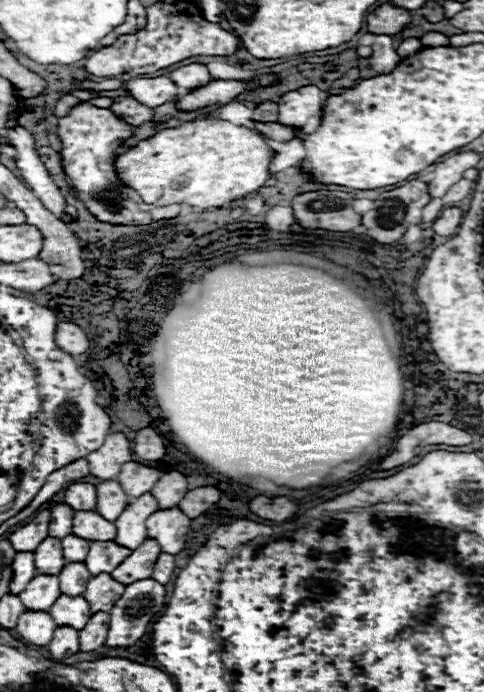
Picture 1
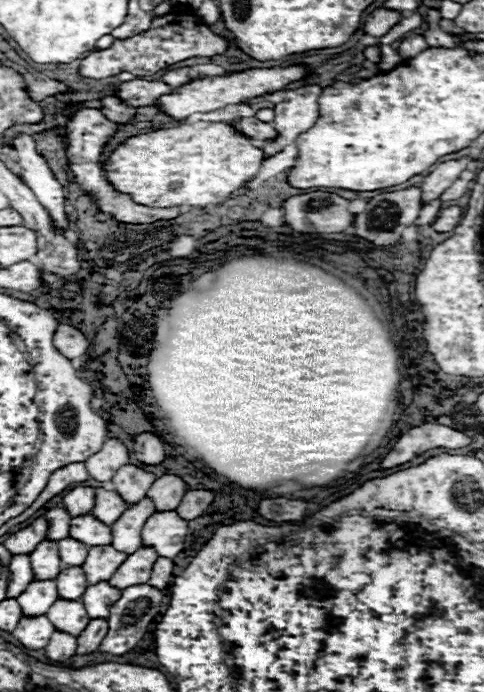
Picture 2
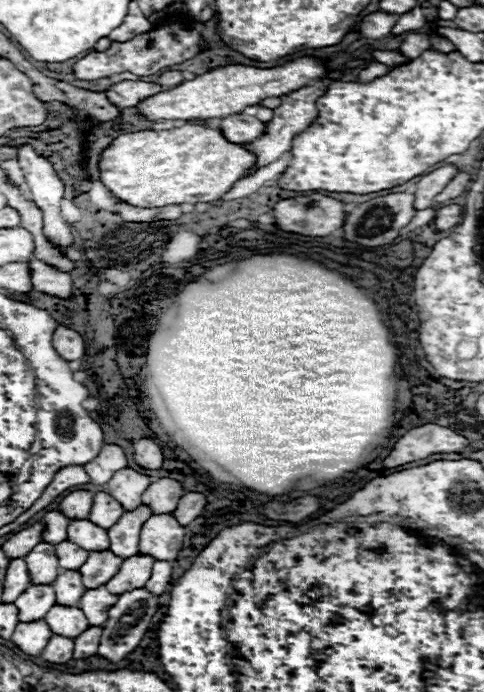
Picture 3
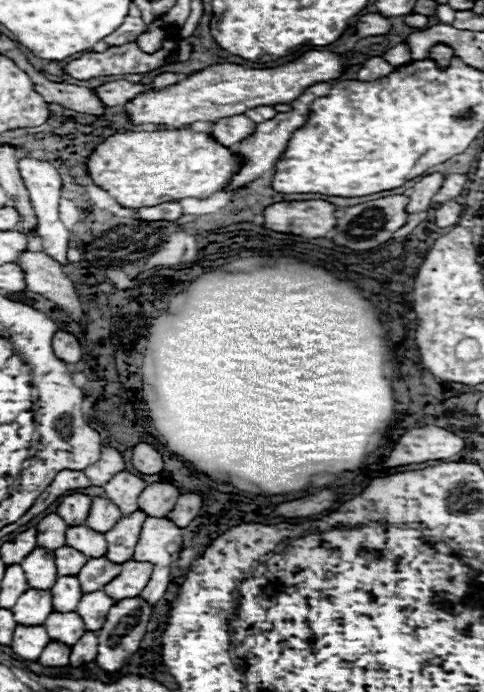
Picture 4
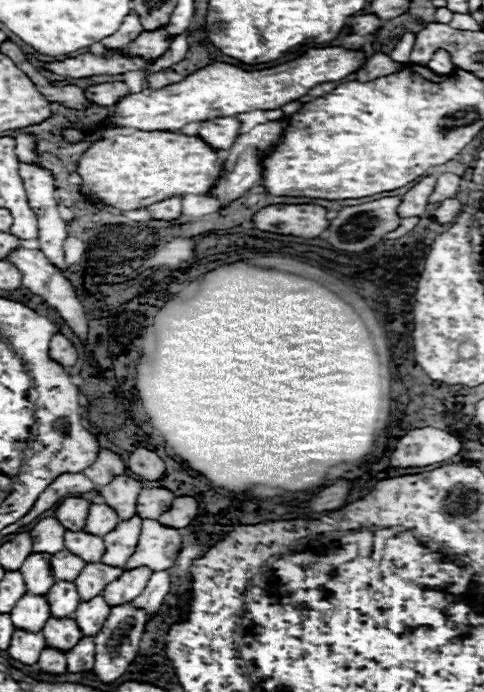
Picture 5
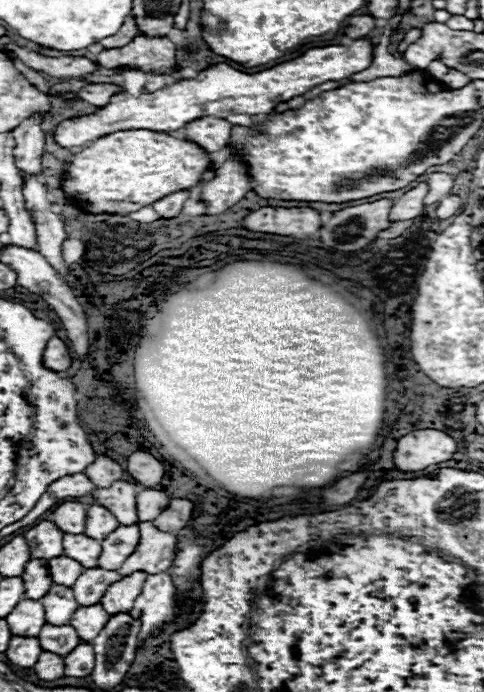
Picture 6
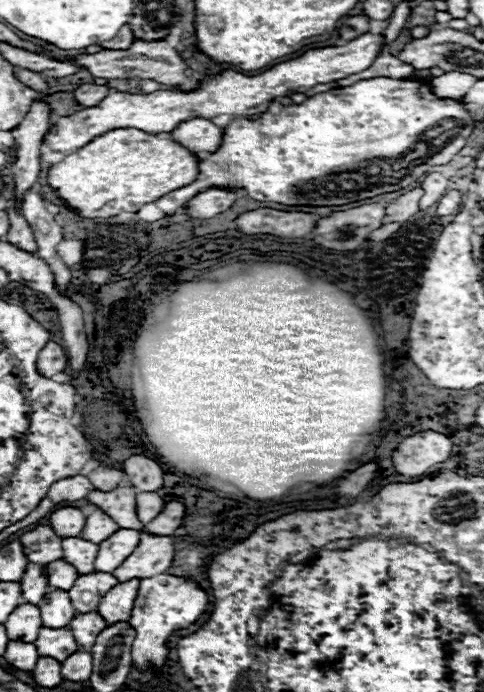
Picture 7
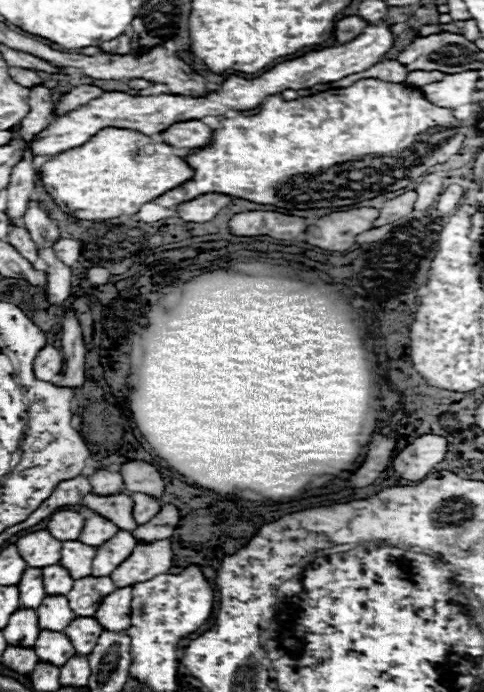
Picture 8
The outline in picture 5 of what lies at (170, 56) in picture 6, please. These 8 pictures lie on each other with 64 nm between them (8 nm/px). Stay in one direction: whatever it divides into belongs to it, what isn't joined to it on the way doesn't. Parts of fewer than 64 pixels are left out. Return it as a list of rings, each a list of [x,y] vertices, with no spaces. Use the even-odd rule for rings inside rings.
[[[166,30],[156,32],[142,32],[136,40],[132,40],[128,46],[122,48],[122,52],[130,58],[140,56],[144,60],[156,62],[172,44],[172,36]]]

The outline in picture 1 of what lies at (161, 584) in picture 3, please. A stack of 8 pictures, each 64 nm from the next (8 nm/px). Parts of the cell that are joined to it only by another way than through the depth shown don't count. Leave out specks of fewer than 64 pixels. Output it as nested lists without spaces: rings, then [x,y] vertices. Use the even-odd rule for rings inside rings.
[[[160,554],[156,564],[154,564],[154,572],[152,578],[160,584],[168,584],[172,578],[172,570],[174,570],[174,556],[170,554]]]

